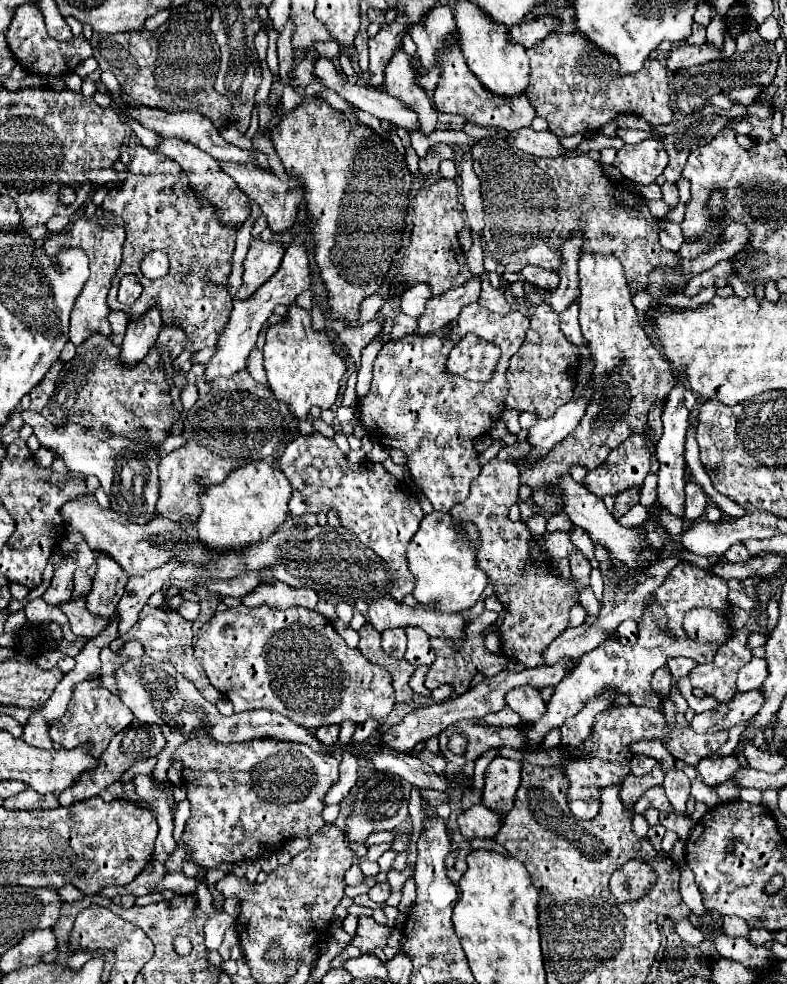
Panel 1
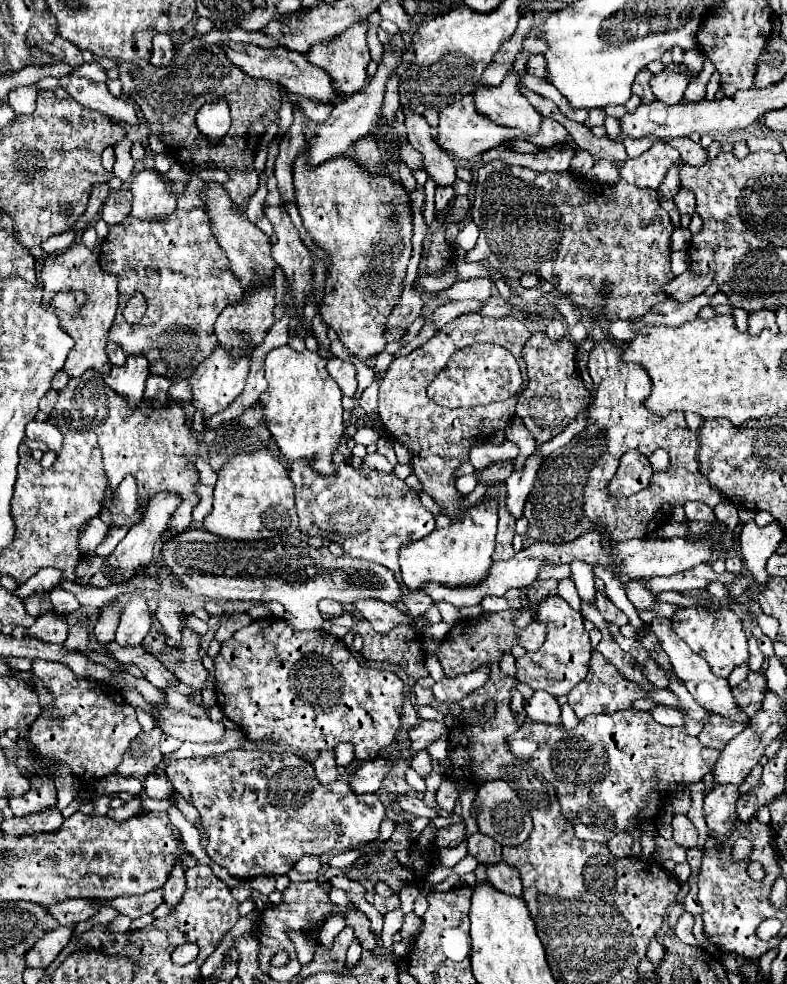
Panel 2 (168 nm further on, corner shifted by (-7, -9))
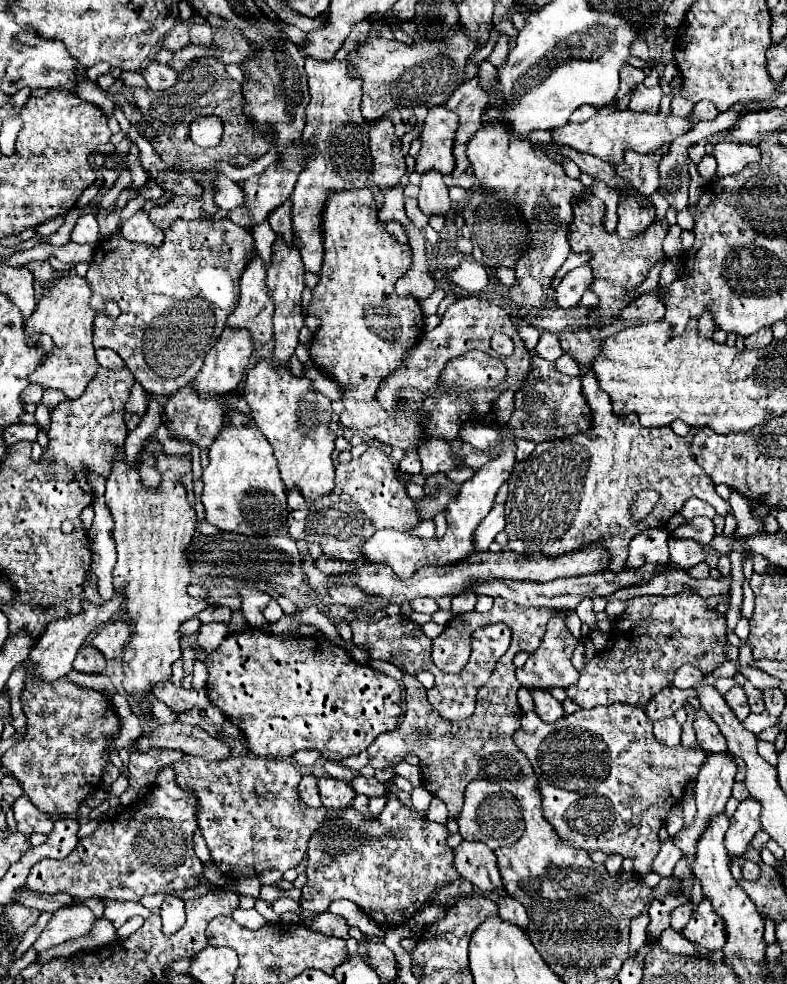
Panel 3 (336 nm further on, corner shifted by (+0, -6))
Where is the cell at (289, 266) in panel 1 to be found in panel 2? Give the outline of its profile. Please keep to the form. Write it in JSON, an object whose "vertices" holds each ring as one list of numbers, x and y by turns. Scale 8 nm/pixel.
{"vertices":[[215,348,213,356,199,364,199,368,189,376,189,388,191,388,191,404,195,410,203,414,203,420,209,420,211,416,223,412,241,392,245,386,249,374,249,356,243,360,233,360,223,348]]}

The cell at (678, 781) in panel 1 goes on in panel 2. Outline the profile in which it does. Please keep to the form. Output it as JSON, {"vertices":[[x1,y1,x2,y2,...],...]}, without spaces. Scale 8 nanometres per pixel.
{"vertices":[[677,814,673,818,673,840,675,840,675,844,679,844,685,850,695,848,695,844,697,844,697,830,685,814]]}

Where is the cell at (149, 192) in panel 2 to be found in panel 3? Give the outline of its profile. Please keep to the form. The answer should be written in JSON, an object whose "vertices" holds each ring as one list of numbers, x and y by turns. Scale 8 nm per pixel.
{"vertices":[[144,209,136,211,130,219,126,219,120,231,128,241,142,241,156,247,164,241,164,231,158,229,154,223,150,223,150,215]]}

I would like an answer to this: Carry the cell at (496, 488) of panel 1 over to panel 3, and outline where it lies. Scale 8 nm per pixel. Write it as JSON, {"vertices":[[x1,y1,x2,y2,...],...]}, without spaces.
{"vertices":[[552,609,552,617,548,621,548,629,546,629,546,635,542,637,540,647,534,653,530,653,524,667,516,669,518,681,528,689,548,689,550,691,554,687,562,687,562,689,570,687,574,681,578,681,578,671,574,669,574,665,570,661,576,645,578,645,578,639,568,631,562,613]]}

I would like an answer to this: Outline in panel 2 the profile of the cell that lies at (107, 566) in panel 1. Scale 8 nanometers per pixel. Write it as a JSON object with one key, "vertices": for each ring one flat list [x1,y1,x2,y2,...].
{"vertices":[[109,606,109,608,103,608,99,612,99,620,95,624,93,636,101,646,113,642,113,632,117,630,117,620,119,620,119,608,117,606]]}

